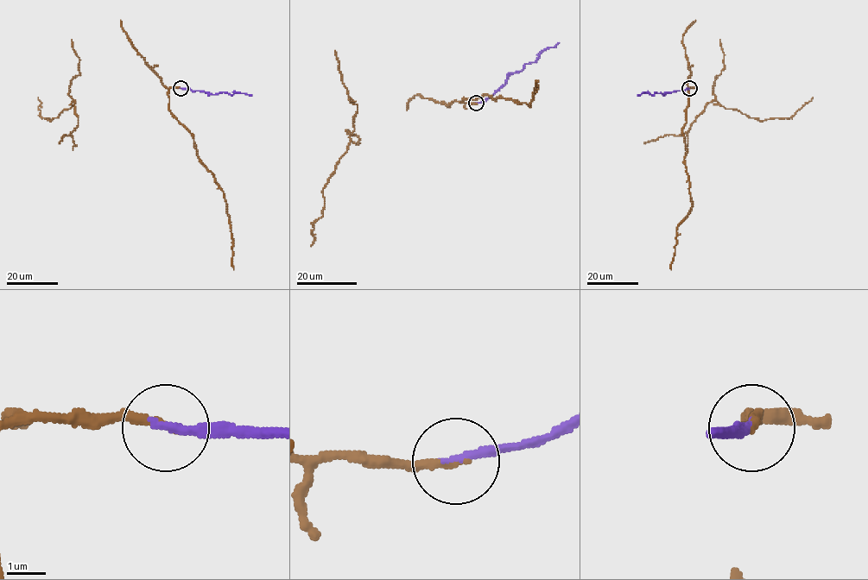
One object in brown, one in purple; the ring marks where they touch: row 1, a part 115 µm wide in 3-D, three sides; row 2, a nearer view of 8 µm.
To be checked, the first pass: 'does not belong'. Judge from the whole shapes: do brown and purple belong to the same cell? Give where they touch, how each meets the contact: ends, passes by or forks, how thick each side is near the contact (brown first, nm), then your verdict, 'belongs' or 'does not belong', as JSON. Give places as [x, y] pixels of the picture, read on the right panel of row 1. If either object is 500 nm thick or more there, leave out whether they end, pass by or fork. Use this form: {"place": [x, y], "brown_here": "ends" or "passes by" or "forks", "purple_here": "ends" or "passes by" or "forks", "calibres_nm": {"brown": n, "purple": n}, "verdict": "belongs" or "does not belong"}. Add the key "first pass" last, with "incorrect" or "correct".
{"place": [689, 88], "brown_here": "ends", "purple_here": "ends", "calibres_nm": {"brown": 240, "purple": 240}, "verdict": "belongs", "first pass": "incorrect"}

